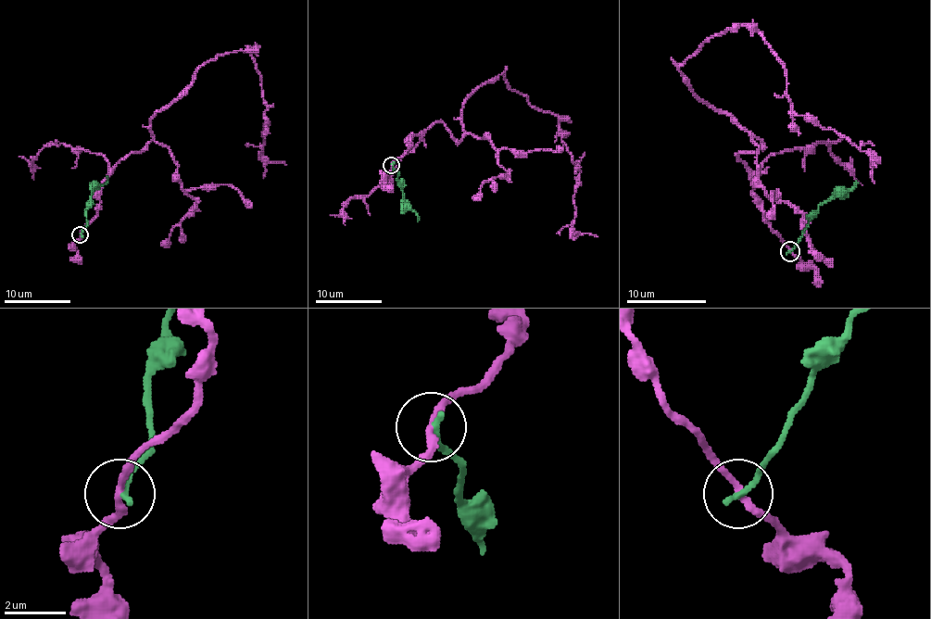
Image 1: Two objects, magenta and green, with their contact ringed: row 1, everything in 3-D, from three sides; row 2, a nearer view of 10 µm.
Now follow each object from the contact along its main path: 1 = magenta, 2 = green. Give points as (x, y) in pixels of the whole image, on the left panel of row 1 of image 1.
1: (80, 233), (101, 181), (220, 54), (246, 47), (268, 118), (261, 153), (286, 164)
2: (81, 233), (86, 225), (86, 202), (93, 191), (107, 179), (106, 176)

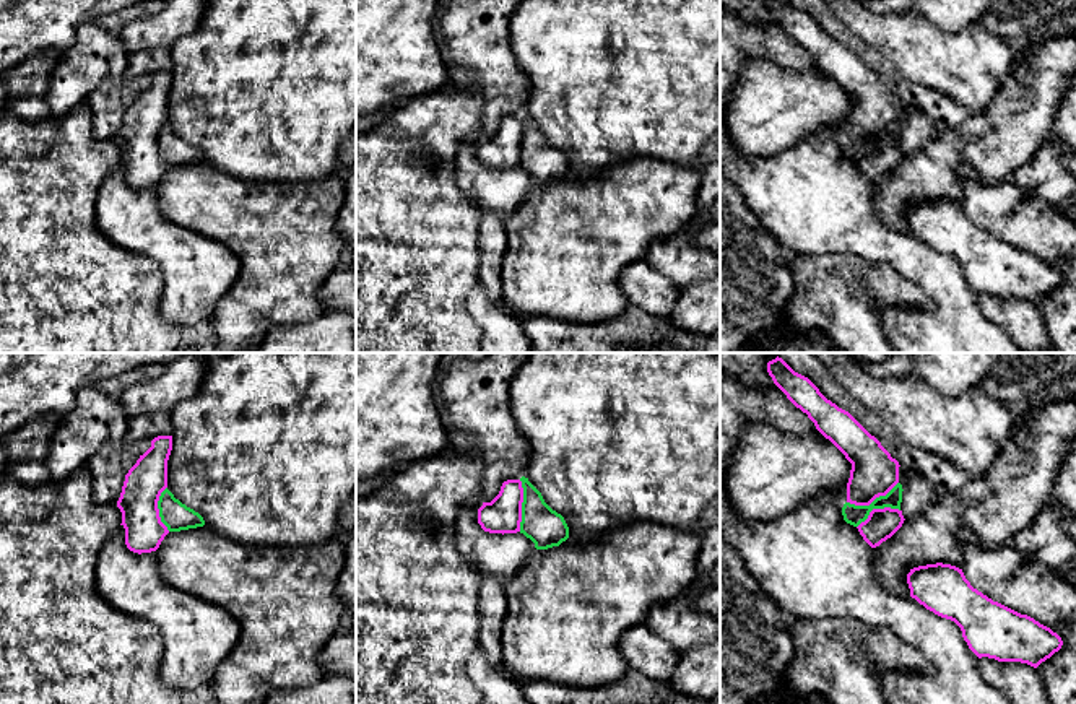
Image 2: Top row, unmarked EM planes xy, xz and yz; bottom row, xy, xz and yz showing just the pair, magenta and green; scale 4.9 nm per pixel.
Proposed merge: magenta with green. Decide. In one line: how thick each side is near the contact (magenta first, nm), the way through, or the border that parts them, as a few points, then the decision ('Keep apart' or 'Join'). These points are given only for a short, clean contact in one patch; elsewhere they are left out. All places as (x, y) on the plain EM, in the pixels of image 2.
Thickness 180 nm (magenta) against 190 nm. Boundary: xz (519, 116), (522, 124), (520, 166). Keep apart

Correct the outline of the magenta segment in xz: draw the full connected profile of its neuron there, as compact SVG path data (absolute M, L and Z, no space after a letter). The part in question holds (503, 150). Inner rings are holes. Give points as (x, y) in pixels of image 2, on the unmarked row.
M520 115L502 119L499 130L478 145L478 159L489 169L517 169L522 158L523 124Z

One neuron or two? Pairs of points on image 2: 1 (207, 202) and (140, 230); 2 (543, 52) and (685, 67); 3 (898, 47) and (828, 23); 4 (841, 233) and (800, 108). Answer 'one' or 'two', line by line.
1: two
2: one
3: two
4: two

